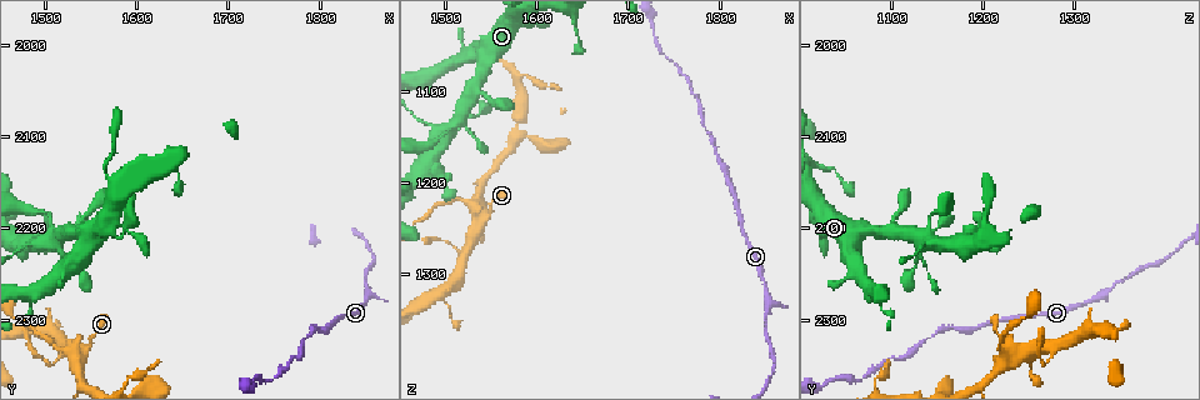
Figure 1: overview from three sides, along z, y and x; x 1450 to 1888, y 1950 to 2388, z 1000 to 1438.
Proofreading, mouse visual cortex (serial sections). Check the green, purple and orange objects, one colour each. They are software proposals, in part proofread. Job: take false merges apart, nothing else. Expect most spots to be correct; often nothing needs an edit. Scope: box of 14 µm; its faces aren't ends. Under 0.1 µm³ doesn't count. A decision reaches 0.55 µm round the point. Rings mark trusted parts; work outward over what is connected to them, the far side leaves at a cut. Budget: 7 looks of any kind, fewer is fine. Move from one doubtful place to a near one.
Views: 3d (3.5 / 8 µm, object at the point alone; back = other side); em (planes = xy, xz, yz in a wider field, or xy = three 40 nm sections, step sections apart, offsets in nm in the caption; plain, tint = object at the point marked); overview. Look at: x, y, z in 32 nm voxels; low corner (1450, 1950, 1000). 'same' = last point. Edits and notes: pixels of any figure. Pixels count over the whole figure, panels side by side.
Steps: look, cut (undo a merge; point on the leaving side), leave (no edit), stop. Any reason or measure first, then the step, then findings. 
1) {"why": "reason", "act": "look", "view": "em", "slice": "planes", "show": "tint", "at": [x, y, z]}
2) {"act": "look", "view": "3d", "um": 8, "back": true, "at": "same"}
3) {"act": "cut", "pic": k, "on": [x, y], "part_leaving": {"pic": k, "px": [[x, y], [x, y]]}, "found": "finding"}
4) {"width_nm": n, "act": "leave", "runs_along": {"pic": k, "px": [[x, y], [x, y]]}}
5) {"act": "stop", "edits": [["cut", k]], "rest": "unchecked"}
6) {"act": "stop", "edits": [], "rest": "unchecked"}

{"why": "thick turns thin", "act": "look", "view": "3d", "um": 3.5, "at": [1855, 2265, 1345]}

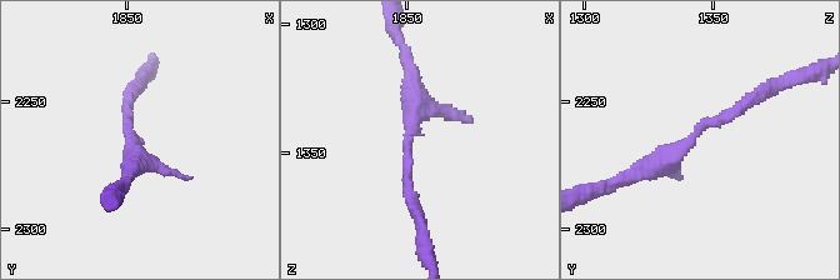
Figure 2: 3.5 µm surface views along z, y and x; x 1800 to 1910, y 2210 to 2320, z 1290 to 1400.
{"why": "shape alone is not enough", "act": "look", "view": "em", "slice": "xy", "step": 2, "show": "tint", "at": [1851, 2263, 1344]}

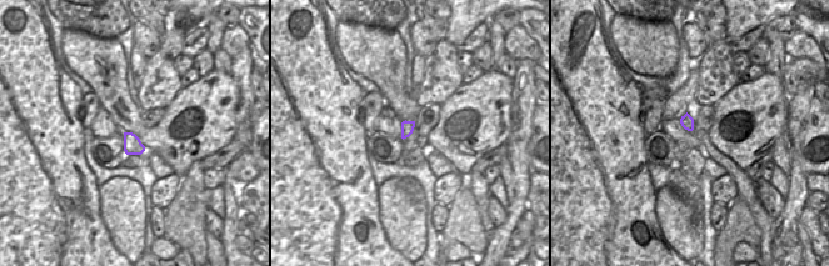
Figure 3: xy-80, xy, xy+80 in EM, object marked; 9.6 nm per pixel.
{"act": "leave", "runs_along": {"pic": 2, "px": [[628, 176], [765, 91]]}, "found": "continuous, no second cell"}

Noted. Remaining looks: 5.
{"why": "narrows sharply", "act": "look", "view": "3d", "um": 3.5, "at": [1545, 2335, 1235]}

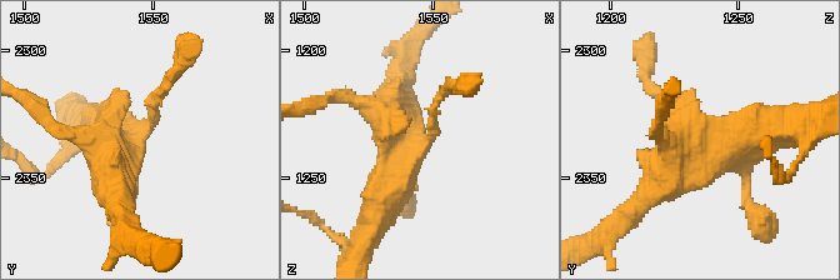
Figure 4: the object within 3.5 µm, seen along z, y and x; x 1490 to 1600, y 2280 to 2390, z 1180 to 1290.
{"why": "shape alone is not enough", "act": "look", "view": "em", "slice": "xy", "step": 1, "show": "tint", "at": [1544, 2333, 1237]}

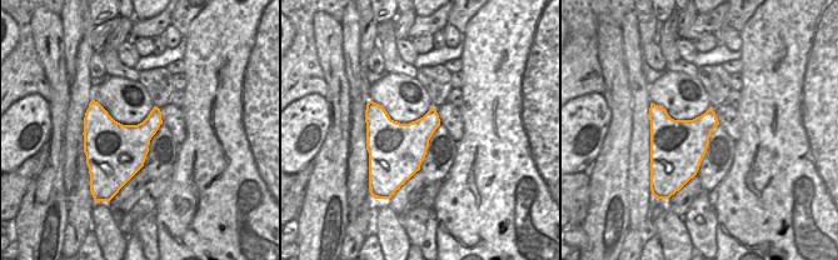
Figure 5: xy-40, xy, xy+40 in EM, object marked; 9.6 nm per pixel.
{"act": "leave", "runs_along": {"pic": 4, "px": [[168, 85], [118, 189]]}, "found": "continuous, no second cell"}

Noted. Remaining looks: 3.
{"why": "sharp bend", "act": "look", "view": "3d", "um": 3.5, "at": [1505, 2210, 1140]}

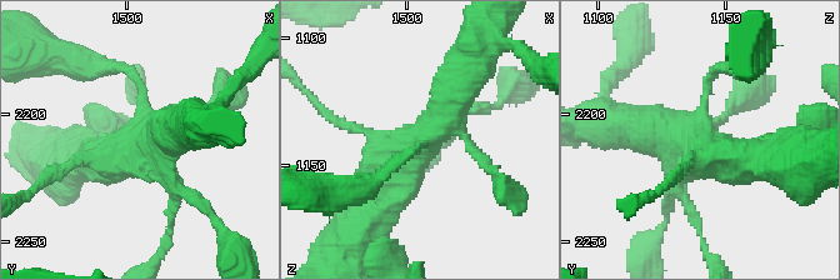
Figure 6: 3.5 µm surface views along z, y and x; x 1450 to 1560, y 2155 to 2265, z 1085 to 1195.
{"act": "leave", "runs_along": {"pic": 6, "px": [[469, 70], [380, 201]]}, "found": "continuous, no second cell"}

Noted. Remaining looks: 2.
{"act": "stop", "edits": [], "rest": "unchecked"}

